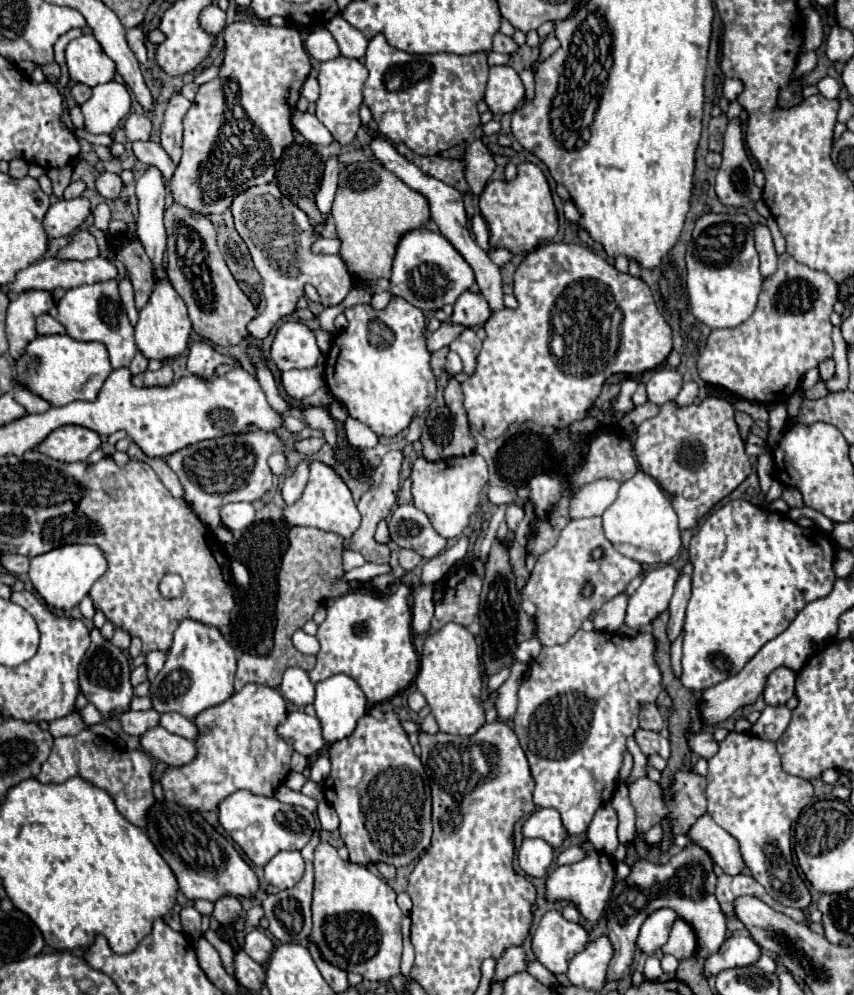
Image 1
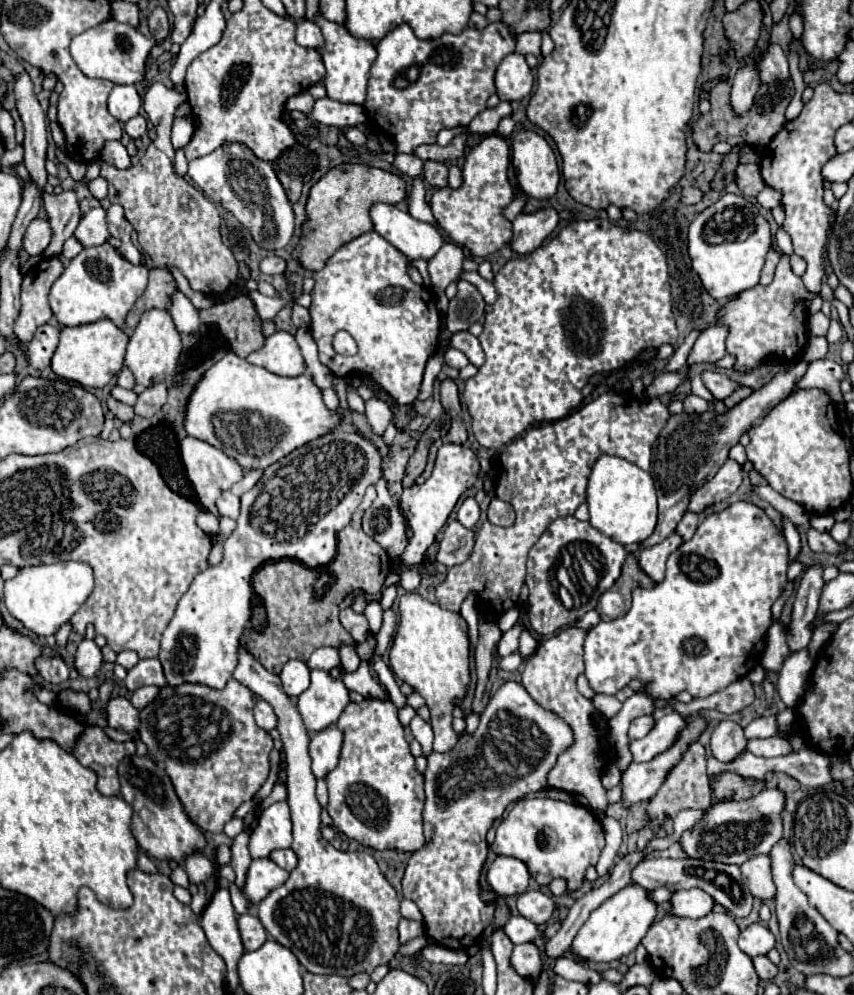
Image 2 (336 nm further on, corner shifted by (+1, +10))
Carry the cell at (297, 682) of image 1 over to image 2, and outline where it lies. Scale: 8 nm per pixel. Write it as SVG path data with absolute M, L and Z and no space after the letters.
M290 660L280 672L280 680L288 696L300 696L310 686L310 670L302 660Z

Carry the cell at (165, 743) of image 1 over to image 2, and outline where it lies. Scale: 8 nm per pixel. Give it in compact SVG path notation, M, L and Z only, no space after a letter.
M110 698L106 704L108 726L134 734L140 726L138 710L126 698Z

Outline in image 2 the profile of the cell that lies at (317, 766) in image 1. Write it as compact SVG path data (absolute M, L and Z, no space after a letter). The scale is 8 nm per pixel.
M328 726L326 730L316 732L310 738L310 758L312 758L312 774L316 778L324 778L338 764L342 748L342 732L336 726Z

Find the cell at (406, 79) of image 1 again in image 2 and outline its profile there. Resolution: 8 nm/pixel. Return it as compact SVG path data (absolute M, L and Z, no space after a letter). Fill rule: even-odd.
M400 24L392 32L388 32L378 44L376 44L378 56L370 70L370 82L368 82L368 98L366 98L366 112L368 116L388 134L396 138L396 154L410 154L420 144L434 144L436 134L442 128L456 128L456 126L468 126L470 120L486 108L486 100L496 92L494 86L494 72L502 58L510 52L514 52L514 38L510 36L510 30L502 24L488 24L482 30L476 28L464 28L460 34L442 34L436 40L420 40L412 32L408 24ZM398 78L406 78L408 84L398 88Z

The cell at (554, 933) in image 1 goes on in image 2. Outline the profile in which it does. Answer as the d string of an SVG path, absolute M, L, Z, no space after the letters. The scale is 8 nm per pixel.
M526 942L514 946L510 966L514 966L514 970L522 974L522 978L536 978L542 972L542 958L542 950L538 950L532 942Z

